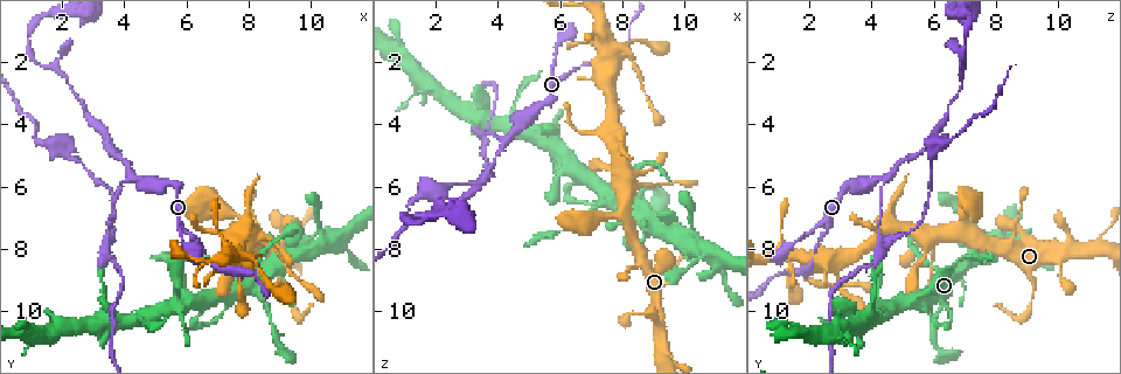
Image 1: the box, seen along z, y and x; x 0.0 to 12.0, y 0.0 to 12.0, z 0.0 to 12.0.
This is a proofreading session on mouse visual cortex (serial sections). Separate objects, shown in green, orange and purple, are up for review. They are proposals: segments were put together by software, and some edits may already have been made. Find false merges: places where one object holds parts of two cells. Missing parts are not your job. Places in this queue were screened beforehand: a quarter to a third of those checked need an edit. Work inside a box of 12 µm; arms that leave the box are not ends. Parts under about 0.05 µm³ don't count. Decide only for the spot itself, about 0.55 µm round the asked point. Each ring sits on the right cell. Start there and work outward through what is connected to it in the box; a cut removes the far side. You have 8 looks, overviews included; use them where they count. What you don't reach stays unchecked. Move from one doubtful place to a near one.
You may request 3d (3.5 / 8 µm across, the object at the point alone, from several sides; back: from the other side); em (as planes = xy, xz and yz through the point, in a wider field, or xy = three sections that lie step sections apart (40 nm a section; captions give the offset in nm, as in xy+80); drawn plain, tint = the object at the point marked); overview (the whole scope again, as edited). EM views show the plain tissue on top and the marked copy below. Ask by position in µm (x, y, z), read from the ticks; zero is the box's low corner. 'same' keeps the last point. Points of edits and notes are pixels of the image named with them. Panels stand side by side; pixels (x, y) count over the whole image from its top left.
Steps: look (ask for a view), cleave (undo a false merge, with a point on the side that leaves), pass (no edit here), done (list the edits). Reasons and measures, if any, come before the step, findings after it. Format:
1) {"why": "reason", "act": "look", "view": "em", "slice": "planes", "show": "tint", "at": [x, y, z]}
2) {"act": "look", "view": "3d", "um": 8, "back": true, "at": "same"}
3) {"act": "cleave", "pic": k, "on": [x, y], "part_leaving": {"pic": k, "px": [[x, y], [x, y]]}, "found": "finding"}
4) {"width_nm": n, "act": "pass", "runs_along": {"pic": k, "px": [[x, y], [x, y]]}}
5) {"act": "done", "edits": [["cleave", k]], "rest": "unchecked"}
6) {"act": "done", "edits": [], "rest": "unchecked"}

{"why": "thin neck", "act": "look", "view": "3d", "um": 3.5, "at": [8.2, 8.8, 1.8]}

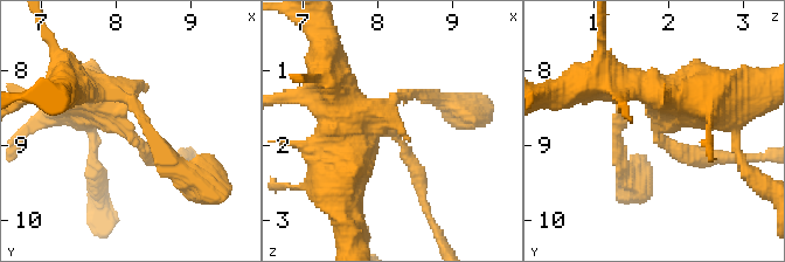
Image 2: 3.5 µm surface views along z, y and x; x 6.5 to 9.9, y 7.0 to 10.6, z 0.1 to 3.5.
{"arm_widths_nm": [200, 600], "why": "need the tissue", "act": "look", "view": "em", "slice": "xy", "step": 1, "show": "tint", "at": [8.20, 8.85, 1.90]}

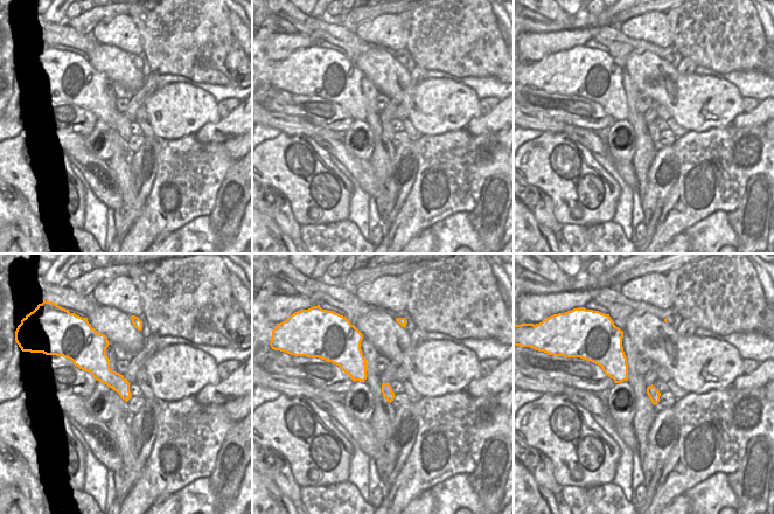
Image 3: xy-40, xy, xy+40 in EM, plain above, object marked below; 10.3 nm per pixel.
{"act": "pass", "runs_along": {"pic": 2, "px": [[83, 95], [161, 157]]}, "found": "continuous, no second cell"}

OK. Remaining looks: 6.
{"why": "small branch off a trunk", "act": "look", "view": "3d", "um": 3.5, "at": [4.2, 5.7, 4.5]}

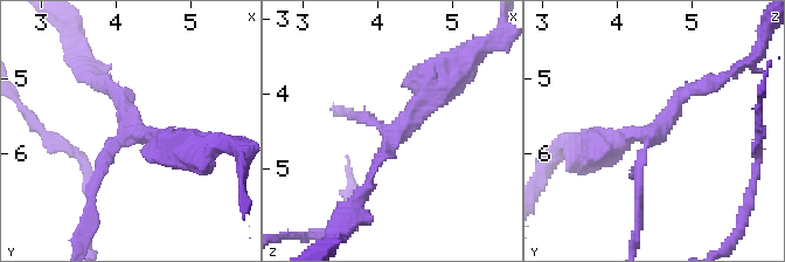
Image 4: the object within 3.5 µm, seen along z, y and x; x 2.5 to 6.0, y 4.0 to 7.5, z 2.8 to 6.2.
{"why": "shape alone is not enough", "act": "look", "view": "em", "slice": "xy", "step": 5, "show": "tint", "at": [4.25, 5.70, 4.55]}

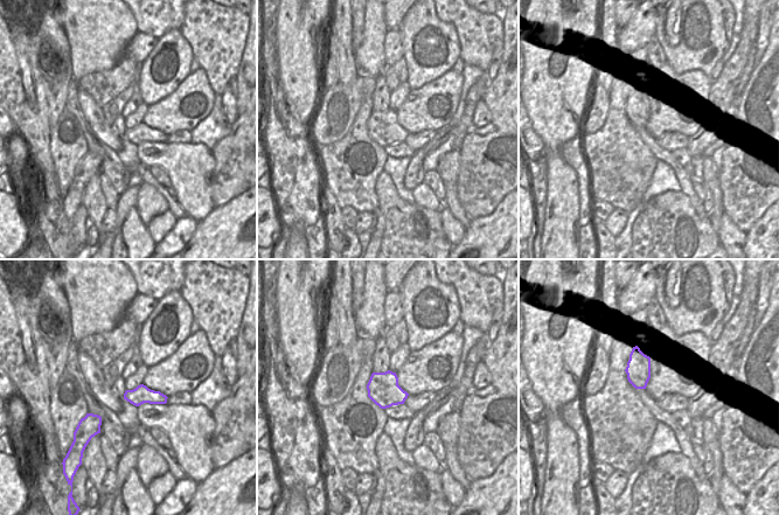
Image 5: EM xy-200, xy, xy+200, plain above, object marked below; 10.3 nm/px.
{"act": "look", "view": "em", "slice": "xy", "step": 2, "show": "tint", "at": "same"}

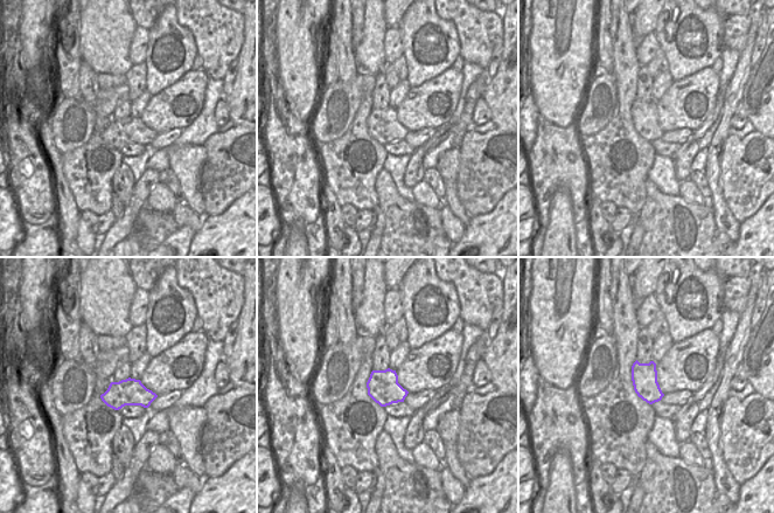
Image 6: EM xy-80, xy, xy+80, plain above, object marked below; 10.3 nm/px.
{"act": "pass", "runs_along": {"pic": 4, "px": [[450, 74], [396, 131], [370, 181]]}, "found": "all the same cell"}

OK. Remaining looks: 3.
{"why": "three arms meet", "act": "look", "view": "3d", "um": 8, "back": true, "at": [3.5, 7.8, 4.3]}

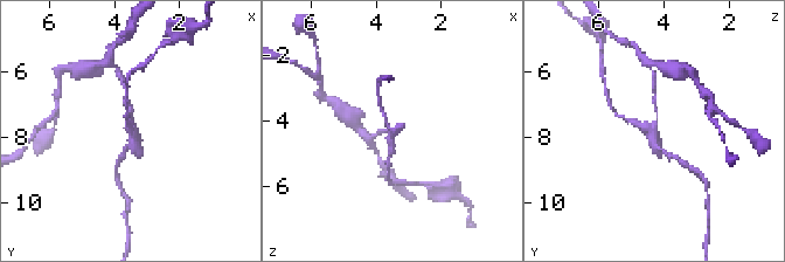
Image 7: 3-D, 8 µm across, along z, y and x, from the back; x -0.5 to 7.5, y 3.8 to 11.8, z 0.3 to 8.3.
{"why": "now the EM", "act": "look", "view": "em", "slice": "planes", "show": "tint", "at": [3.6, 7.7, 4.4]}

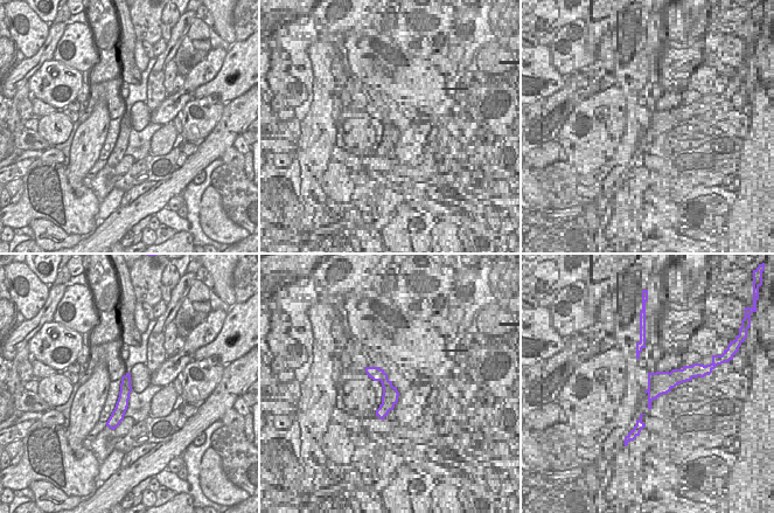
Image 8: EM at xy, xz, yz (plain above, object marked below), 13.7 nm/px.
{"act": "cleave", "pic": 7, "on": [671, 156], "found": "a second cell is stuck on"}

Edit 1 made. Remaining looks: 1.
{"act": "done", "edits": [["cleave", 7]], "rest": "unchecked"}

